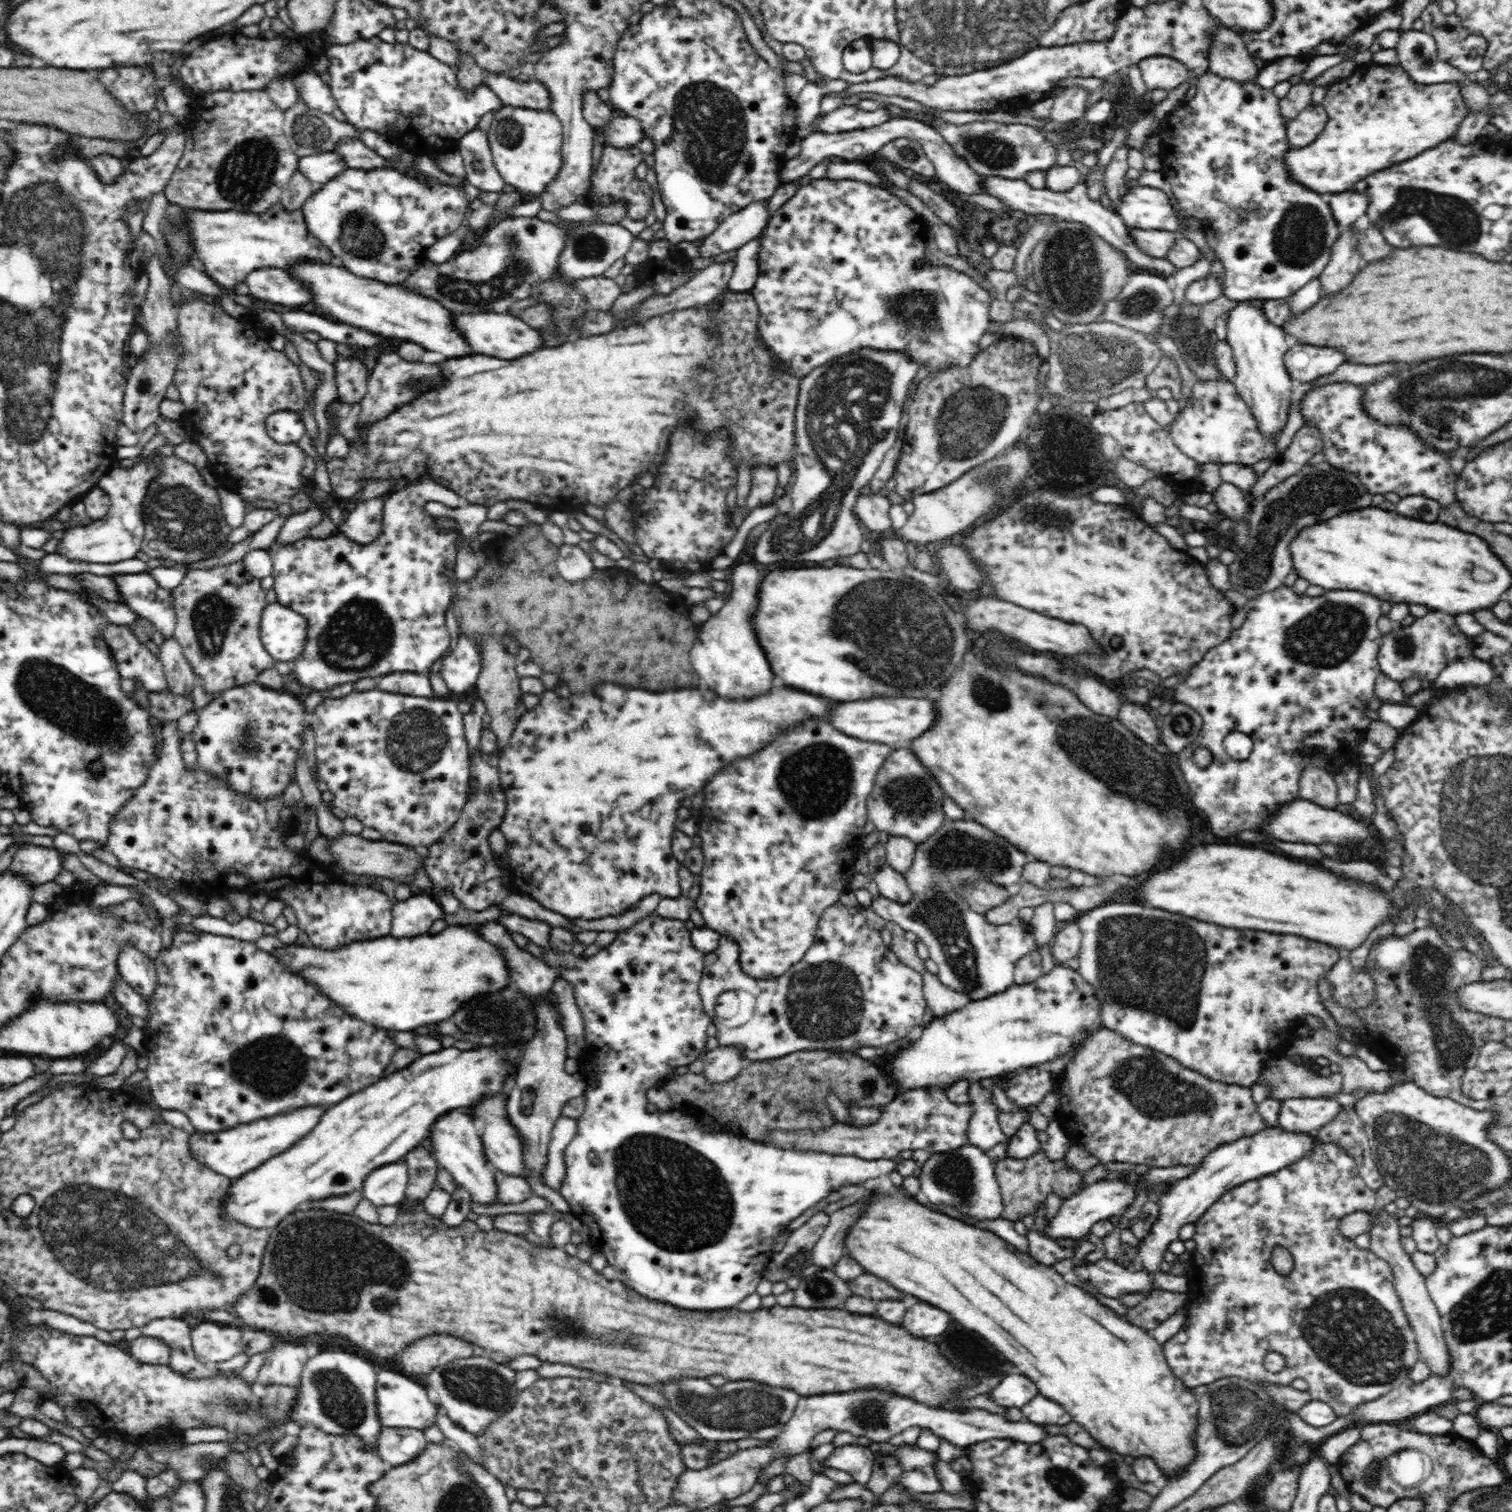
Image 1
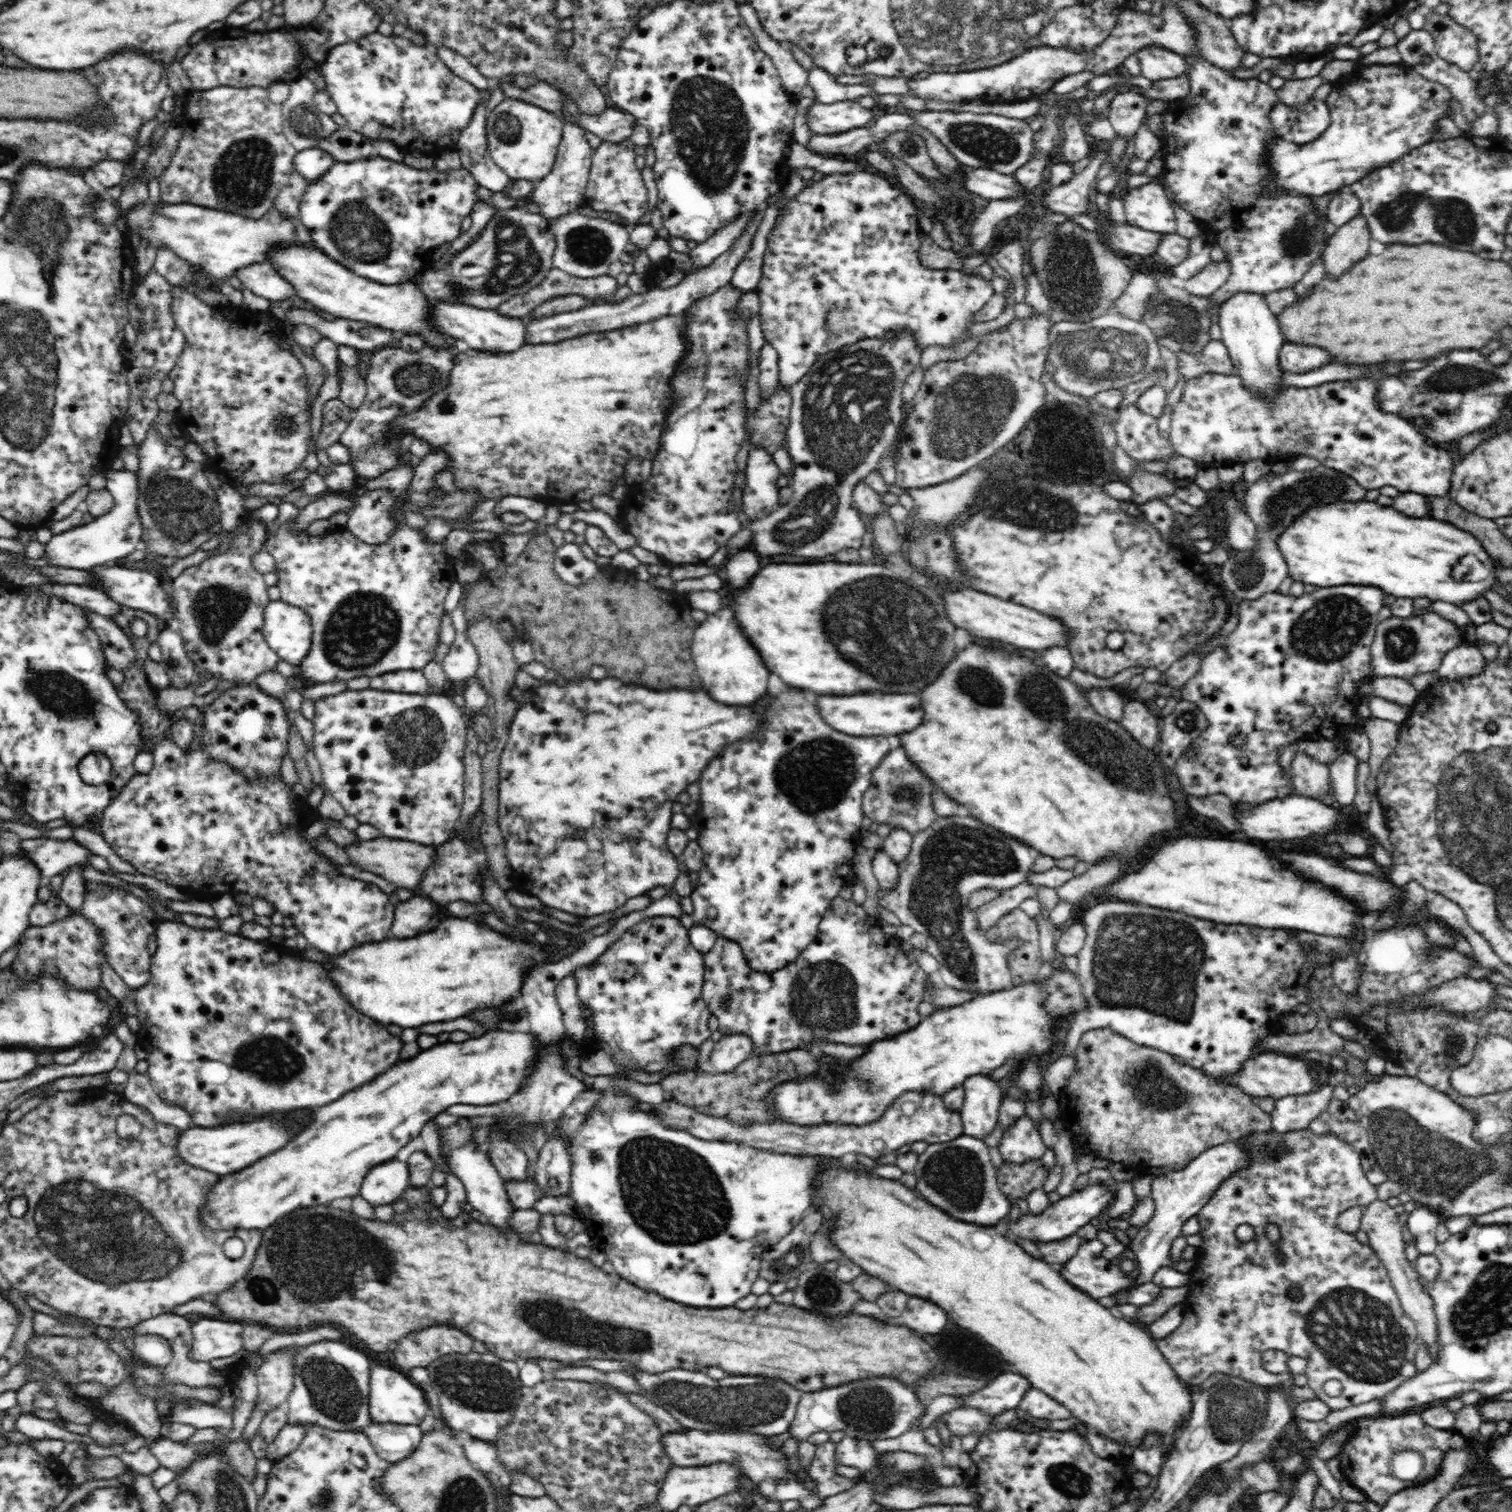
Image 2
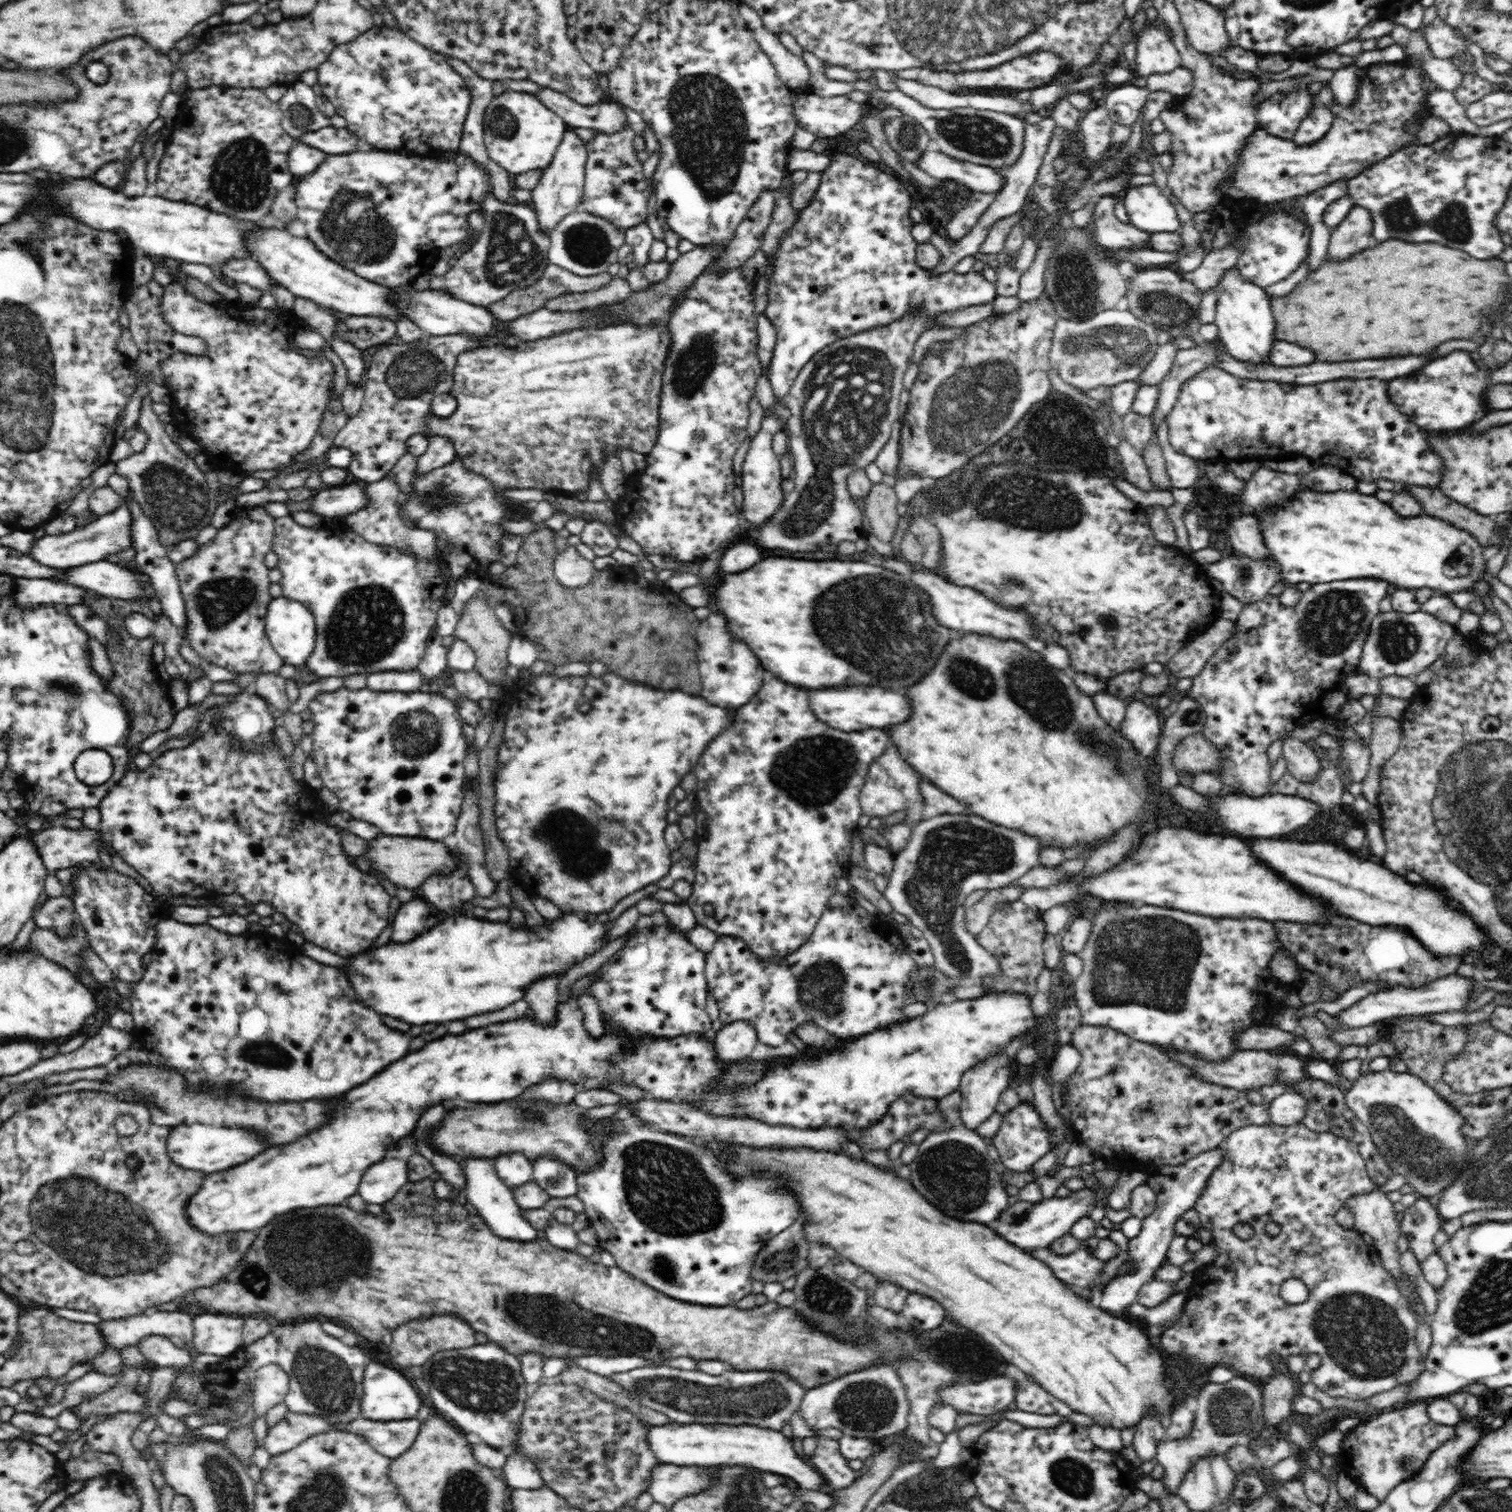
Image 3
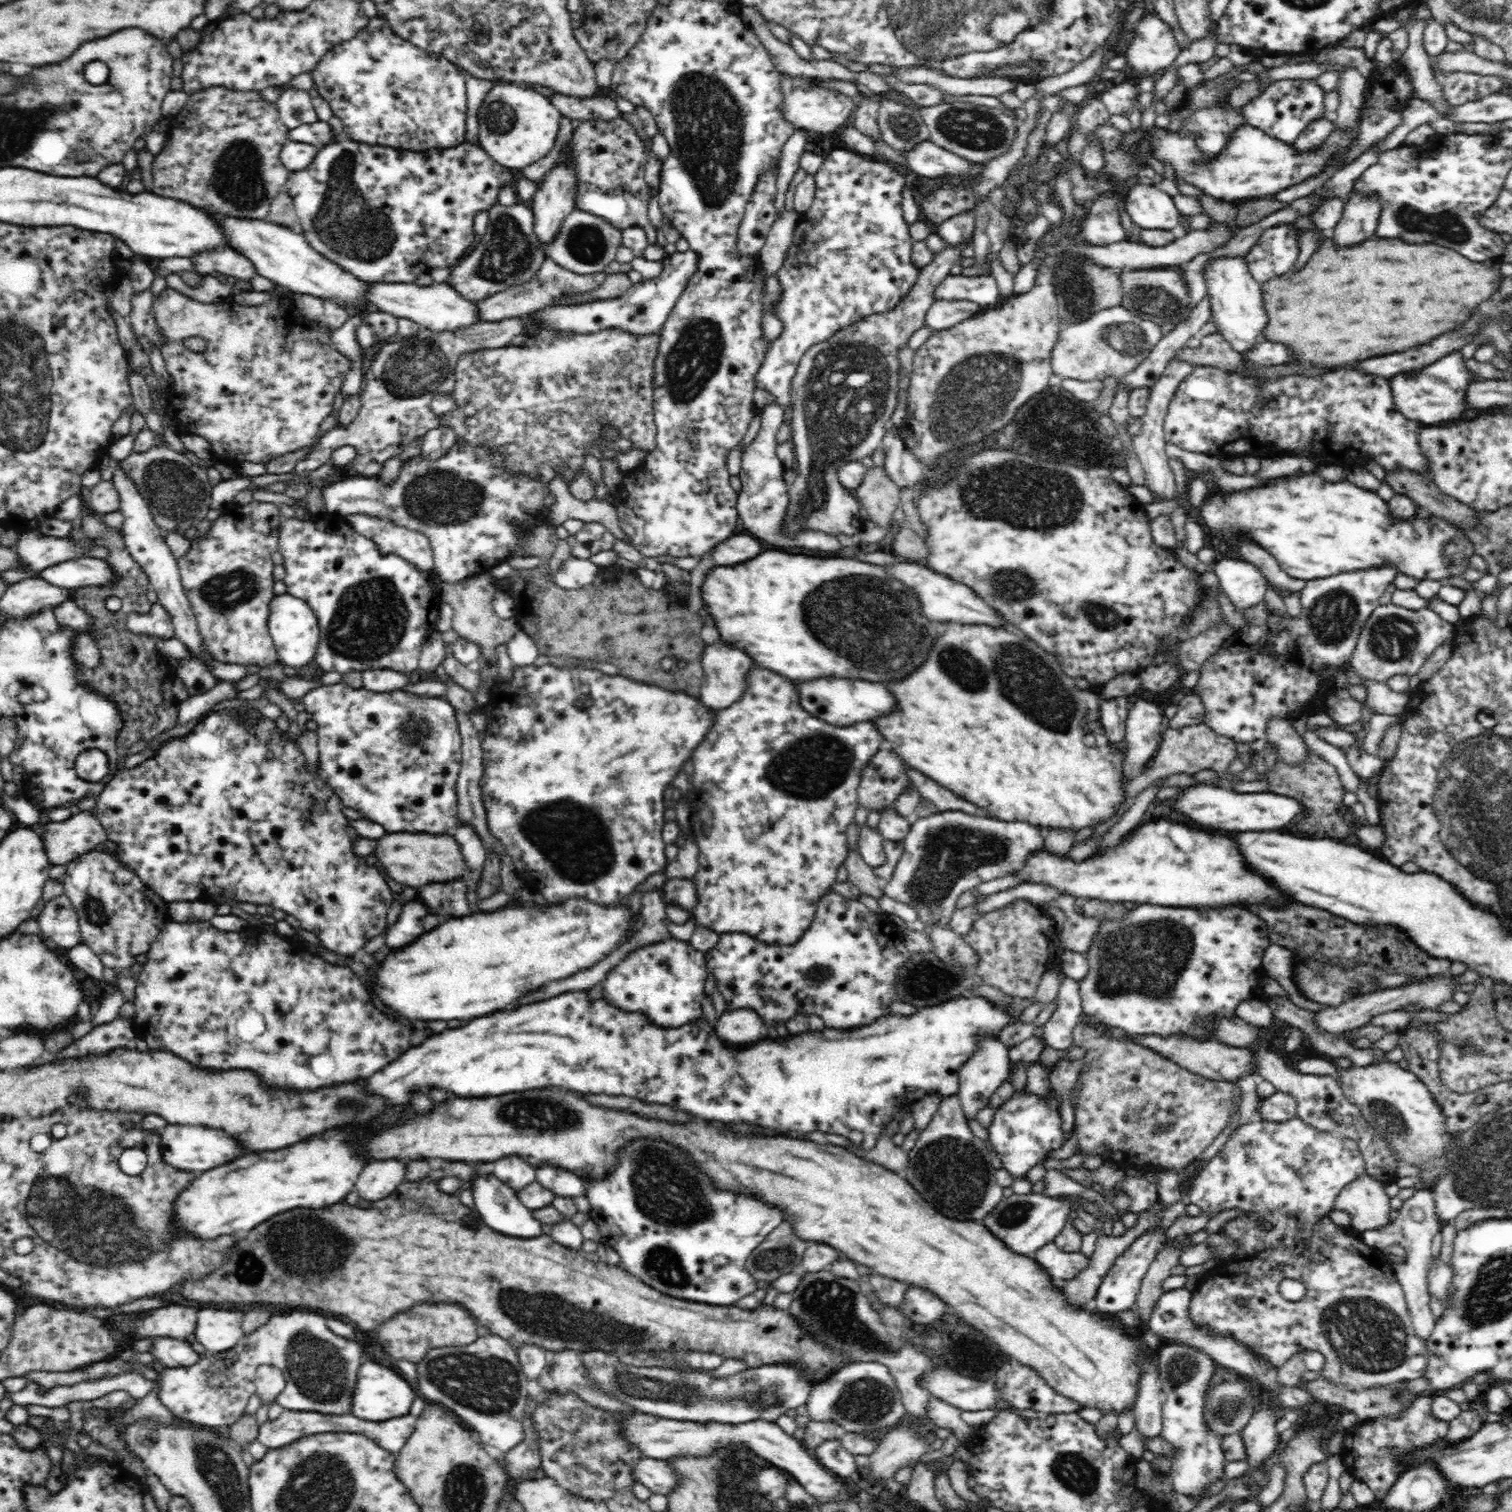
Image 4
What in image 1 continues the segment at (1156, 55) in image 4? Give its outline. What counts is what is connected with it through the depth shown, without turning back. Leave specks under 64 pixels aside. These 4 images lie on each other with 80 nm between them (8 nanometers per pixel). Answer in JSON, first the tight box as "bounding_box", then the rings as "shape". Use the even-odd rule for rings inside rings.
{"bounding_box":[1137,56,1188,90],"shape":[[[1148,56],[1140,60],[1137,66],[1141,70],[1146,88],[1166,88],[1174,90],[1188,80],[1188,67],[1169,56]]]}

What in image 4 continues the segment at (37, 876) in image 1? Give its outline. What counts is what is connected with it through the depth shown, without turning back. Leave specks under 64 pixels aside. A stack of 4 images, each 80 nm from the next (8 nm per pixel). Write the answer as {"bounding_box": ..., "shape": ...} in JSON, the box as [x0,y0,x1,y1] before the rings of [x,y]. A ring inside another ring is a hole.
{"bounding_box":[39,809,108,867],"shape":[[[92,809],[73,814],[65,821],[51,821],[39,835],[43,839],[51,867],[68,864],[108,839]]]}

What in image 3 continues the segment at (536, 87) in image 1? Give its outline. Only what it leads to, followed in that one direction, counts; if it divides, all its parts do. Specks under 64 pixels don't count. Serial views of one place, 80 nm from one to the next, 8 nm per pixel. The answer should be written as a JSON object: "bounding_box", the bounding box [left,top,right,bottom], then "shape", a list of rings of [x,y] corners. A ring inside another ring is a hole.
{"bounding_box":[534,87,626,134],"shape":[[[542,87],[534,95],[563,118],[570,128],[590,128],[602,134],[616,134],[622,132],[626,126],[626,113],[614,100],[605,99],[598,104],[582,106],[565,94],[548,87]]]}

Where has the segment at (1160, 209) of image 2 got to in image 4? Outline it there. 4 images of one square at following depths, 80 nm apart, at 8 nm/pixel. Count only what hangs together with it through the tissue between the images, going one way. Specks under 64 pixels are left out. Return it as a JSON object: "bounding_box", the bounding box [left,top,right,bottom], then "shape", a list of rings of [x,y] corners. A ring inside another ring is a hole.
{"bounding_box":[1122,184,1181,230],"shape":[[[1131,184],[1131,190],[1122,196],[1123,206],[1137,229],[1172,230],[1181,213],[1176,209],[1173,198],[1156,188],[1155,184]]]}

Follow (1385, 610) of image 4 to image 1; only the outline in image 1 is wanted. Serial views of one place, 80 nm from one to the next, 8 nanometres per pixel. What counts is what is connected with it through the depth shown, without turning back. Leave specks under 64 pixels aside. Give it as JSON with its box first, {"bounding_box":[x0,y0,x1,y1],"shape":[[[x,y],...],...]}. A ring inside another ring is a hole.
{"bounding_box":[1378,612,1475,683],"shape":[[[1430,612],[1405,627],[1398,622],[1392,623],[1392,630],[1381,636],[1381,641],[1378,658],[1381,672],[1398,682],[1420,679],[1434,683],[1453,661],[1475,656],[1471,639],[1460,631],[1452,616],[1440,612]]]}

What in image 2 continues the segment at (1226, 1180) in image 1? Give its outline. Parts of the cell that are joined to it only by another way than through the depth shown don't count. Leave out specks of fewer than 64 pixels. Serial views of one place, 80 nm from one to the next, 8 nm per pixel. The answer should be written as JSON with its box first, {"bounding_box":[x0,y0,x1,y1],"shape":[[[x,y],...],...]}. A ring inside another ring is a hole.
{"bounding_box":[1103,1141,1249,1307],"shape":[[[1230,1141],[1214,1146],[1193,1159],[1184,1169],[1174,1171],[1162,1177],[1155,1178],[1151,1184],[1152,1199],[1155,1203],[1155,1212],[1148,1224],[1139,1229],[1136,1236],[1129,1240],[1127,1251],[1135,1259],[1140,1273],[1134,1276],[1132,1286],[1118,1290],[1103,1302],[1109,1307],[1111,1304],[1126,1302],[1127,1294],[1132,1288],[1151,1282],[1154,1274],[1166,1266],[1170,1257],[1172,1241],[1182,1236],[1181,1228],[1184,1222],[1192,1216],[1197,1216],[1204,1206],[1212,1199],[1221,1183],[1236,1175],[1239,1171],[1249,1166],[1247,1146],[1243,1149],[1241,1142]]]}

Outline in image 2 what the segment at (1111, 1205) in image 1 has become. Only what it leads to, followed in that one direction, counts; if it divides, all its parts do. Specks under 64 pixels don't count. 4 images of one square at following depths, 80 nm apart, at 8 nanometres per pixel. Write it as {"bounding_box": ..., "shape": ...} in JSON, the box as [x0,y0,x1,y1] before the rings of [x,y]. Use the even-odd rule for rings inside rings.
{"bounding_box":[1003,1183,1117,1244],"shape":[[[1096,1183],[1095,1185],[1088,1184],[1083,1189],[1072,1193],[1070,1196],[1061,1198],[1055,1204],[1050,1206],[1042,1212],[1042,1214],[1035,1216],[1031,1212],[1028,1215],[1022,1215],[1017,1223],[1013,1223],[1010,1219],[1008,1224],[1003,1227],[1003,1232],[1009,1241],[1019,1240],[1032,1241],[1034,1244],[1039,1242],[1052,1242],[1064,1240],[1068,1236],[1072,1236],[1086,1224],[1092,1222],[1092,1218],[1100,1216],[1100,1214],[1110,1208],[1117,1192],[1110,1192],[1106,1185]]]}

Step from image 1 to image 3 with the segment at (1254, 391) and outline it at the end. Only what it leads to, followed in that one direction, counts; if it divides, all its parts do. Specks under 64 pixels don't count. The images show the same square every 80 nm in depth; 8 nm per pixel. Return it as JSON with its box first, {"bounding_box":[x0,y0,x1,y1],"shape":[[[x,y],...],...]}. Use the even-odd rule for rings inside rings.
{"bounding_box":[1213,266,1277,363],"shape":[[[1234,266],[1226,270],[1226,274],[1220,278],[1218,286],[1214,286],[1213,290],[1218,295],[1214,324],[1217,326],[1219,339],[1227,348],[1228,354],[1240,362],[1268,363],[1272,346],[1277,340],[1274,337],[1276,325],[1274,325],[1275,319],[1270,306],[1271,301],[1265,289],[1246,282]]]}

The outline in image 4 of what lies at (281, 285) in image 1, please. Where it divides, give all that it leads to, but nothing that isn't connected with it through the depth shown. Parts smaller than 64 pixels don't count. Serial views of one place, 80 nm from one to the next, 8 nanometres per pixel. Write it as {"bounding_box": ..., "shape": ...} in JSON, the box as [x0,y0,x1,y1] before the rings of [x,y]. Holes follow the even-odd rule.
{"bounding_box":[190,248,257,281],"shape":[[[232,248],[200,252],[200,254],[196,254],[190,259],[195,264],[196,272],[203,276],[216,270],[216,272],[226,274],[231,281],[237,279],[247,281],[252,280],[257,274],[250,260]]]}

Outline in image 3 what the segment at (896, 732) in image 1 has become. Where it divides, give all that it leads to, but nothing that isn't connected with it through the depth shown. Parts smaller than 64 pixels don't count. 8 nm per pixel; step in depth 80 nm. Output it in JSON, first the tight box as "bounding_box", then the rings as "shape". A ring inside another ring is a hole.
{"bounding_box":[810,686,912,733],"shape":[[[844,686],[832,690],[810,690],[810,707],[816,717],[831,728],[856,733],[867,729],[886,731],[888,724],[910,720],[912,704],[904,694],[884,690],[880,686]]]}

